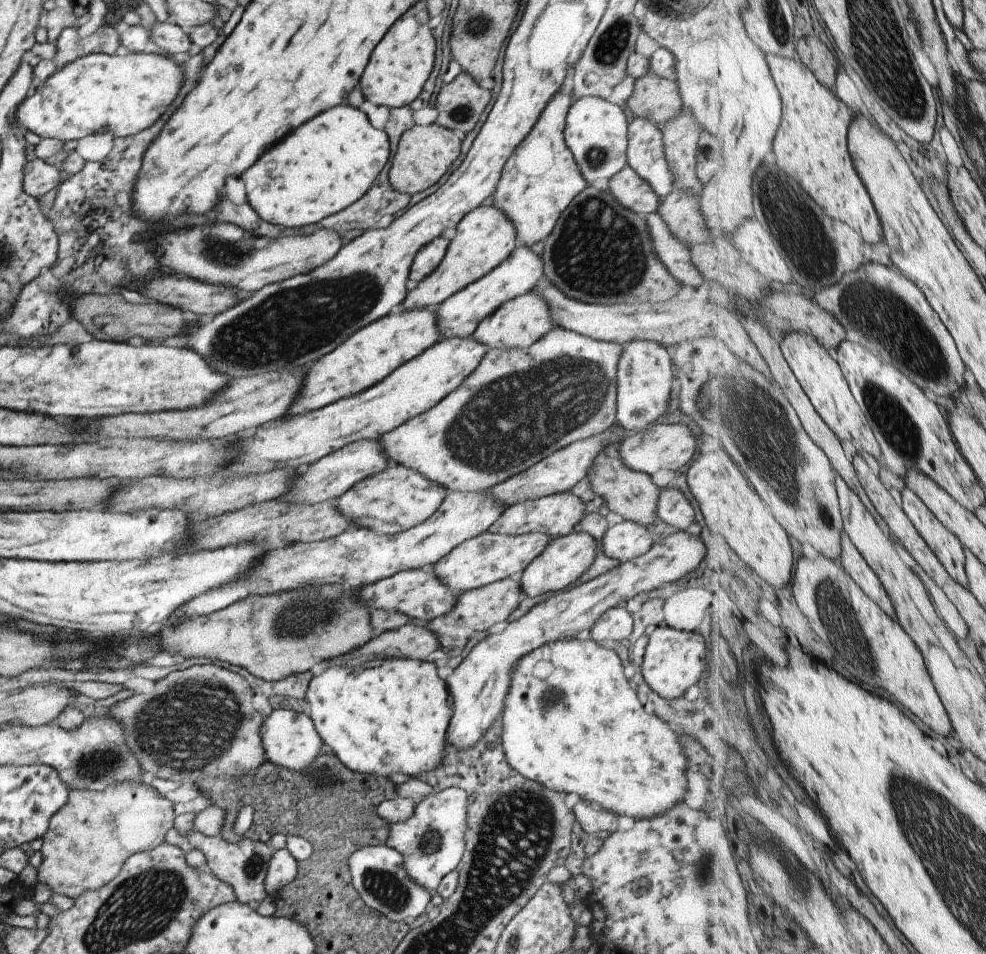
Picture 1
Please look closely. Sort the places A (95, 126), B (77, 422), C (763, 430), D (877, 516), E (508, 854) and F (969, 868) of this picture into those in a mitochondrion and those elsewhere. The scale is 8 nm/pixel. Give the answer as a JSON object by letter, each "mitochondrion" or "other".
{"A":"mitochondrion","B":"other","C":"mitochondrion","D":"other","E":"mitochondrion","F":"mitochondrion"}

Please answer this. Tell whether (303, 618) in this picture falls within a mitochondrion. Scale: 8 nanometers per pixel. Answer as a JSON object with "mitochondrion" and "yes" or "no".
{"mitochondrion":"yes"}

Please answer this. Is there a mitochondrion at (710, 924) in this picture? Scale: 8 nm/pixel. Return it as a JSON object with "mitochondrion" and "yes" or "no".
{"mitochondrion":"no"}

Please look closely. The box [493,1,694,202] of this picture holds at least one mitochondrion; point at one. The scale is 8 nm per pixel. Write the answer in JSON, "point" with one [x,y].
{"point":[612,45]}

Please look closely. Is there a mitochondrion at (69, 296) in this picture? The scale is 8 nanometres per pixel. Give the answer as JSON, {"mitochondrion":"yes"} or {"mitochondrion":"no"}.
{"mitochondrion":"no"}

